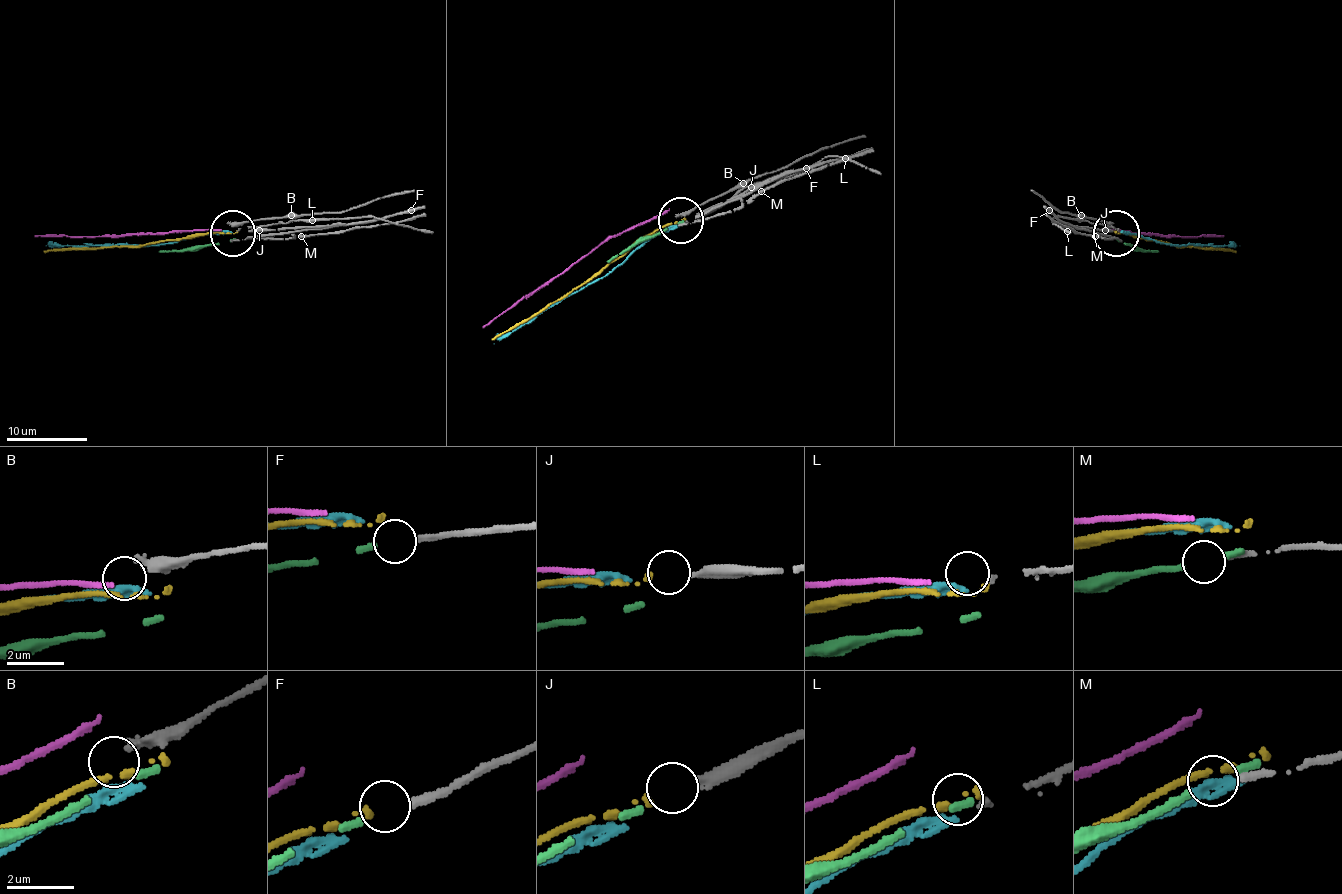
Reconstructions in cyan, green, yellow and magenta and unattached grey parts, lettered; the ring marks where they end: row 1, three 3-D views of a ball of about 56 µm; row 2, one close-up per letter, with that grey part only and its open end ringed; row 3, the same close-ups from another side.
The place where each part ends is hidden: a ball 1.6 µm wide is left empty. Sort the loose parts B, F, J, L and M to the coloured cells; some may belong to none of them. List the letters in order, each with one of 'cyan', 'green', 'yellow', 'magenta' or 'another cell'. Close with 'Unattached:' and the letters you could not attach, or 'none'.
B: another cell
F: green
J: yellow
L: cyan
M: another cell
Unattached: B, M

